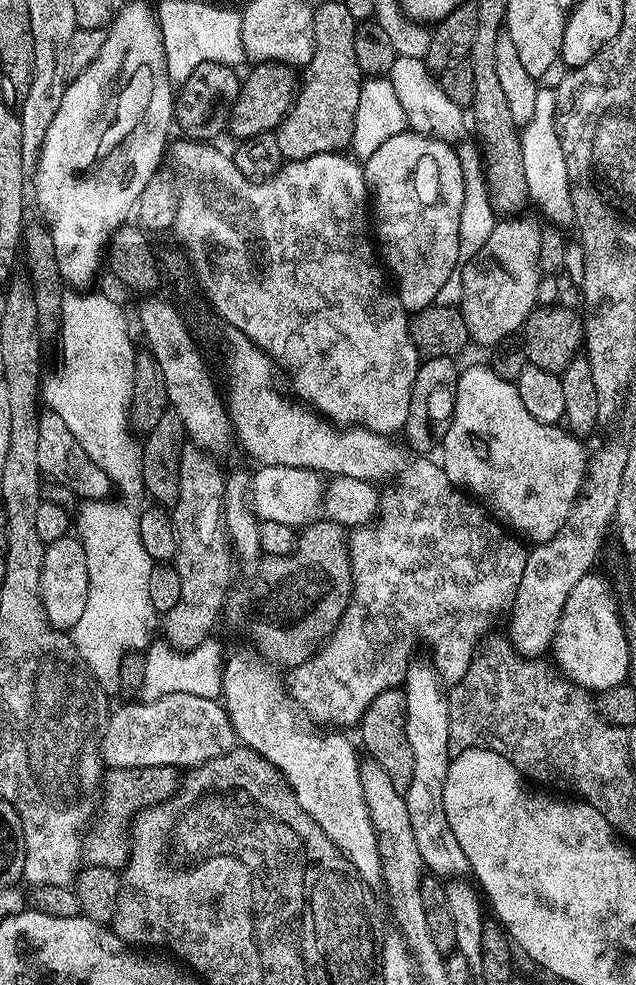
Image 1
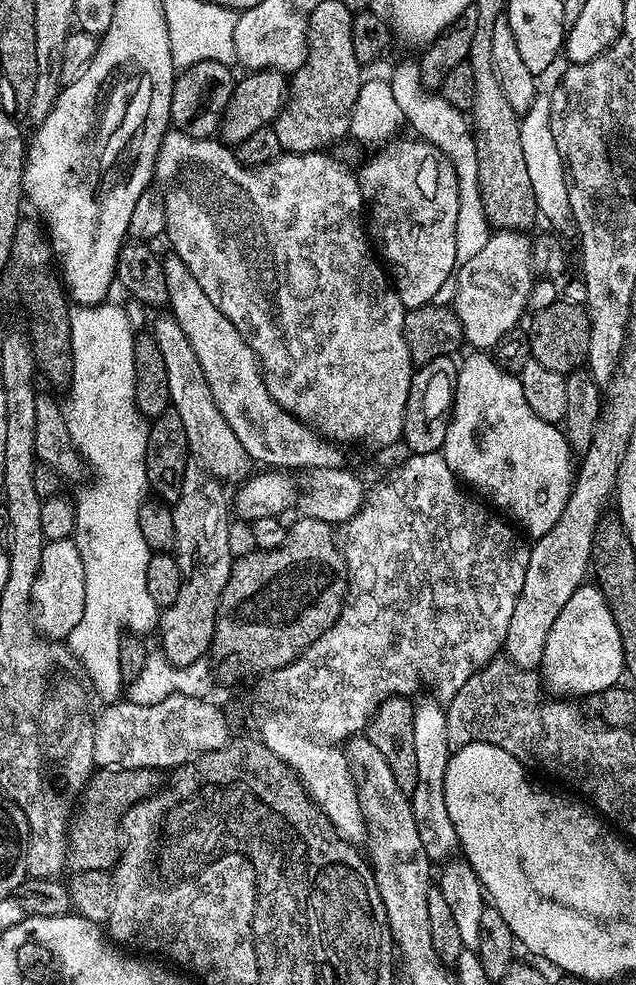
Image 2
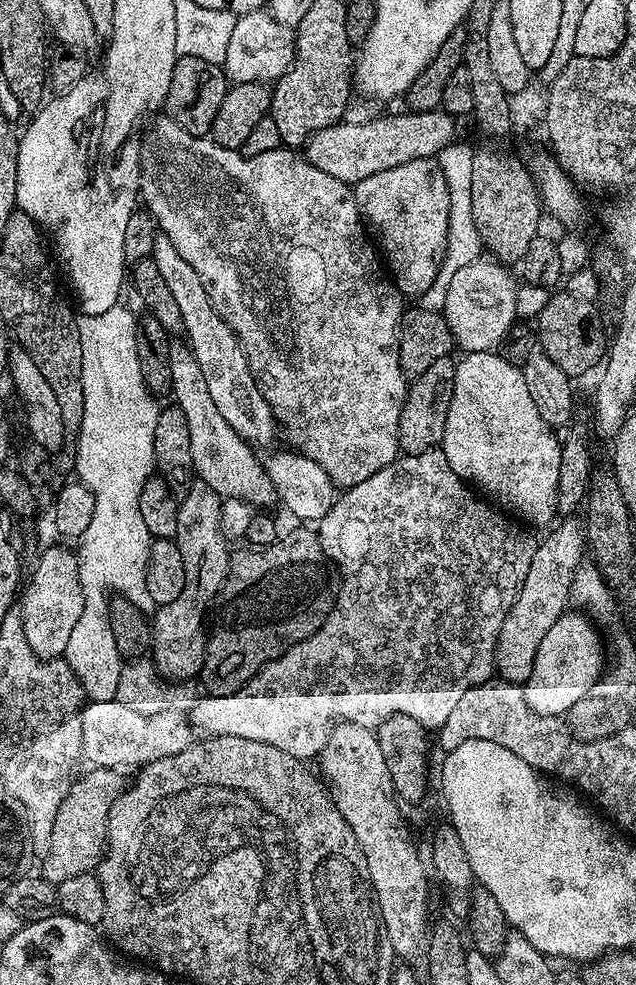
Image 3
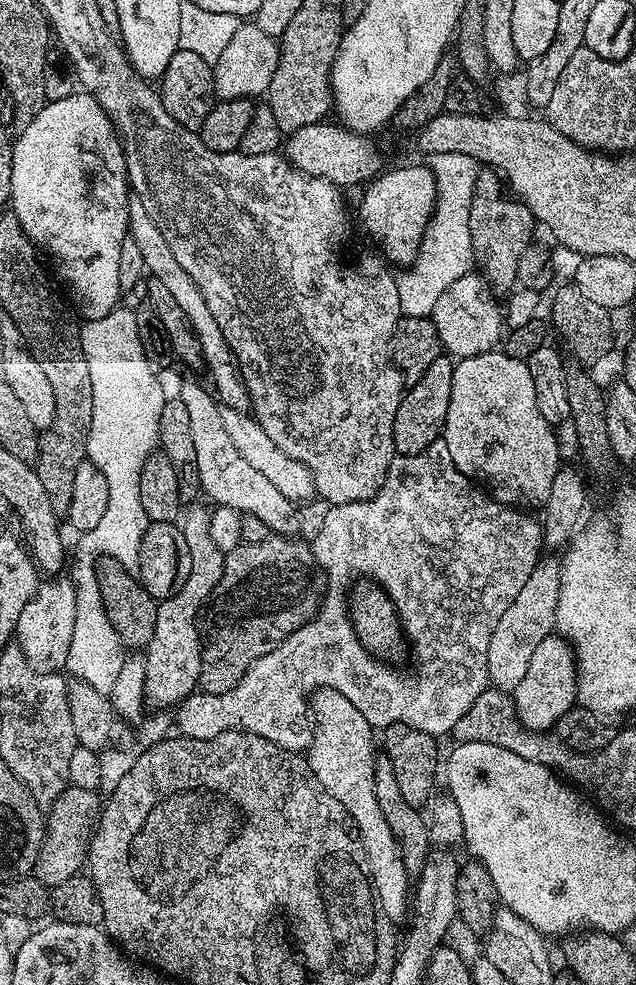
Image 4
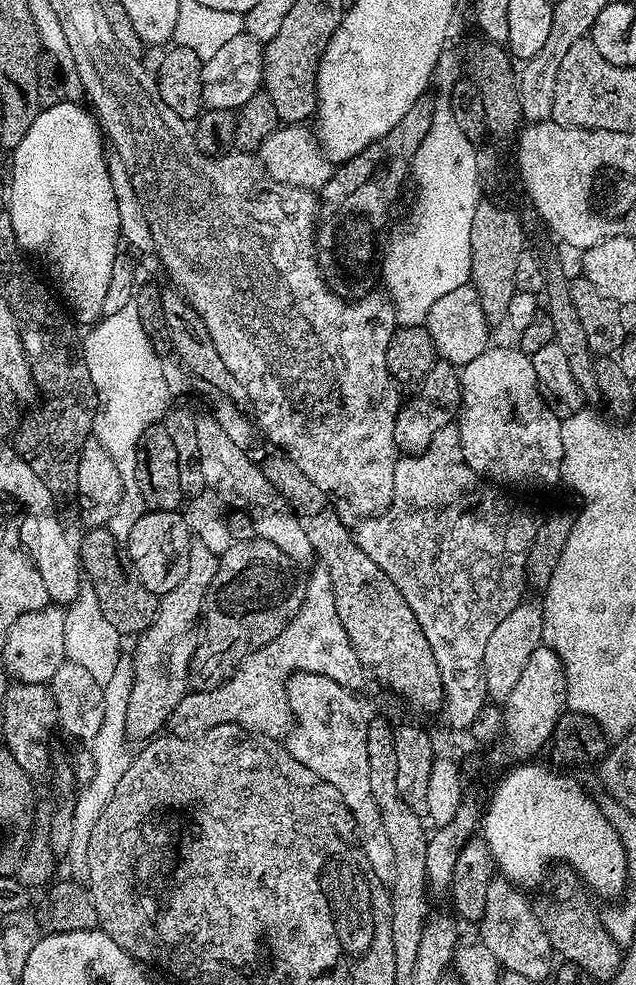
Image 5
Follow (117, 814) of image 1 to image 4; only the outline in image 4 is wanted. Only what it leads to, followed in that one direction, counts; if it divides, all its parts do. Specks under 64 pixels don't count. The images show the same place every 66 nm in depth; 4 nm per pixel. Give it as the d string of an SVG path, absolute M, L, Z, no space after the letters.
M65 787L60 797L53 800L47 809L44 840L40 843L40 853L31 870L31 875L49 890L58 886L58 882L66 882L66 878L77 875L85 867L90 829L95 825L102 807L101 801L96 801L90 789L72 787Z

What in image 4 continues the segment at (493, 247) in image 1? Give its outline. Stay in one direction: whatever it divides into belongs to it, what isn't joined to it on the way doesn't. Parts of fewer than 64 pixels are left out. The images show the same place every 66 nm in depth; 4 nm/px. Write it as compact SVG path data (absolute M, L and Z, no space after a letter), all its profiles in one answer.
M475 271L467 272L462 278L458 278L458 282L450 282L450 287L442 293L442 298L438 298L431 314L443 351L447 355L453 358L477 356L493 351L501 343L506 321L501 301L499 304L495 298L497 299L494 289L483 275Z

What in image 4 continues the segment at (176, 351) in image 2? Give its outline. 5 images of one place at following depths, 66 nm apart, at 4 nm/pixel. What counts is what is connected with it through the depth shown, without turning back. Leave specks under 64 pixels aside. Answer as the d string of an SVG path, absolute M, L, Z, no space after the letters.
M184 380L178 392L182 406L190 410L190 436L194 438L196 476L205 494L213 500L213 505L235 508L245 516L266 522L269 533L295 533L292 531L296 528L297 505L282 498L282 493L259 470L254 470L254 466L250 466L242 454L238 454L238 449L234 447L234 442L230 442L230 434L226 434L226 426L222 423L221 405L215 395L205 388L196 380Z

